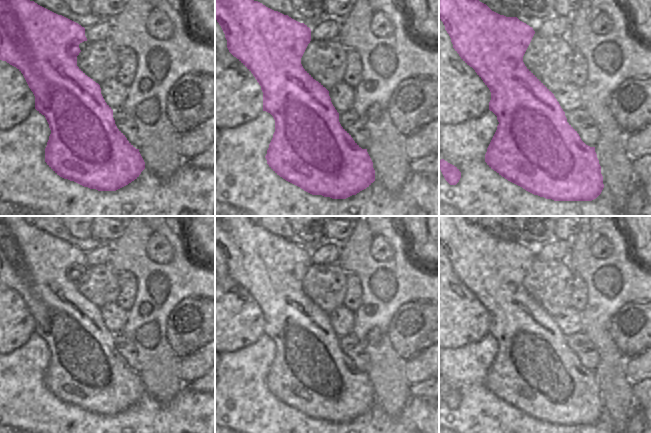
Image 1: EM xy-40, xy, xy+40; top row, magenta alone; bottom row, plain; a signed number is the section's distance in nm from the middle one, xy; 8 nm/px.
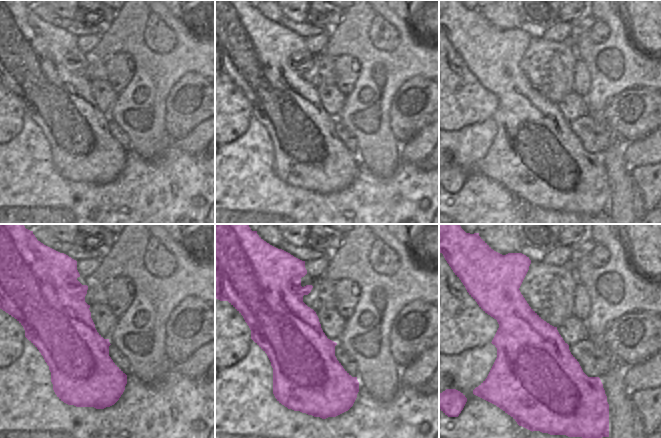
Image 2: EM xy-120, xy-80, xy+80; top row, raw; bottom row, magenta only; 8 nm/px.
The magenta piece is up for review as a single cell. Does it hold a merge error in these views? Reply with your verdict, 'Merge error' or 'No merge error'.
No merge error.

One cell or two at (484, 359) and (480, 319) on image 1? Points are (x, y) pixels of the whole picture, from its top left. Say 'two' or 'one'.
two

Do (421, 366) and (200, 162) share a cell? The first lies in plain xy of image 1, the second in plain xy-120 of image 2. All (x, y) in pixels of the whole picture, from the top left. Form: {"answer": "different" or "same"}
{"answer": "different"}

